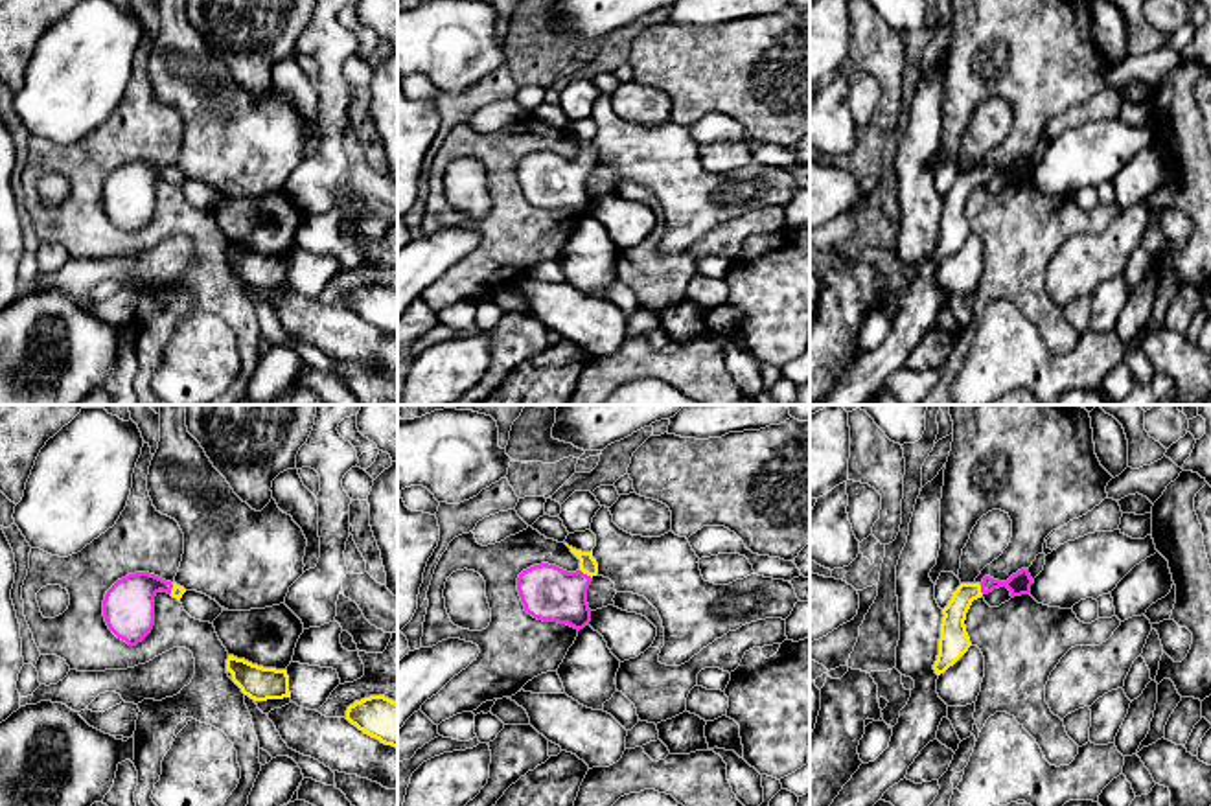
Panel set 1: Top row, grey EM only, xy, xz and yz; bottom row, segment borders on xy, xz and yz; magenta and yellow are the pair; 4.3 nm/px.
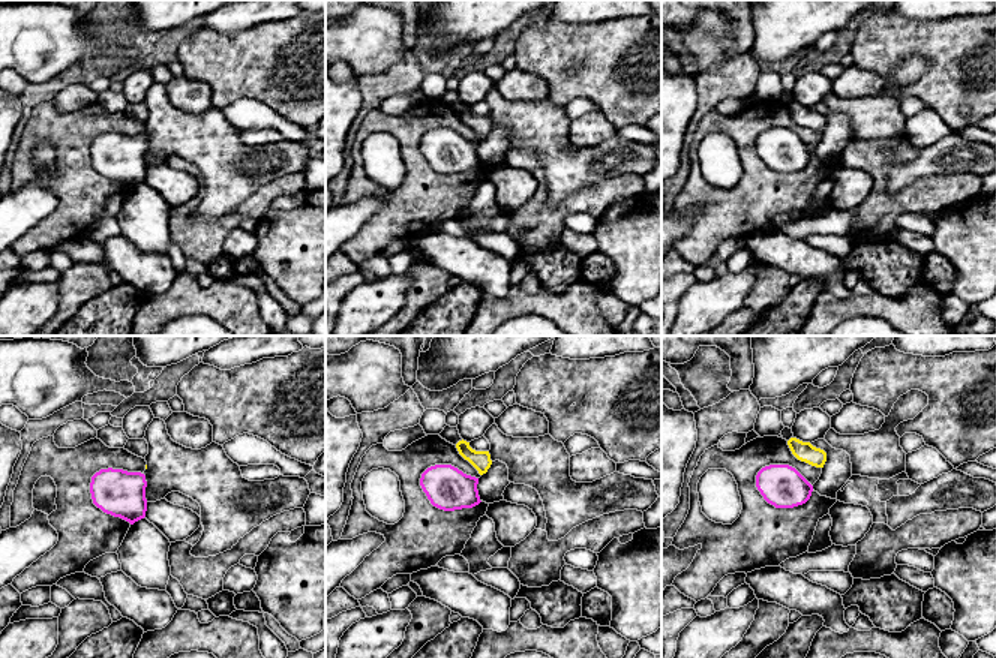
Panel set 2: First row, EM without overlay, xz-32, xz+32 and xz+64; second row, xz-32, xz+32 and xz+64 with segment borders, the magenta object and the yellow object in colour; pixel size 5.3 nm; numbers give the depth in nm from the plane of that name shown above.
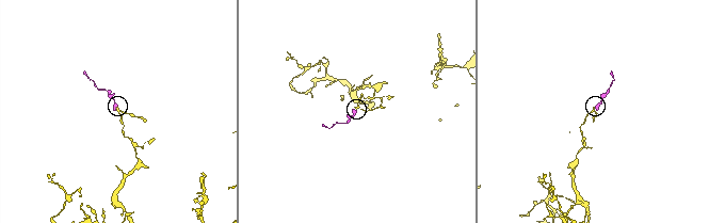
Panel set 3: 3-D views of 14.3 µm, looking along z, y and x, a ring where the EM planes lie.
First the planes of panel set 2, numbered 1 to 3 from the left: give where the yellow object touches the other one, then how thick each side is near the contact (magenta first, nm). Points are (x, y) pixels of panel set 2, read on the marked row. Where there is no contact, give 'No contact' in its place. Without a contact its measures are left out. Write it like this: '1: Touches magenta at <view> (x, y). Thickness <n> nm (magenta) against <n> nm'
1: No contact
2: No contact
3: No contact

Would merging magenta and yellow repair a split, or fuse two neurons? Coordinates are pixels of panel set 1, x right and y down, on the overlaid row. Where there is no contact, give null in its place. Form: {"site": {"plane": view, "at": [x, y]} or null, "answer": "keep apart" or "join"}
{"site": {"plane": "xz", "at": [586, 575]}, "answer": "join"}

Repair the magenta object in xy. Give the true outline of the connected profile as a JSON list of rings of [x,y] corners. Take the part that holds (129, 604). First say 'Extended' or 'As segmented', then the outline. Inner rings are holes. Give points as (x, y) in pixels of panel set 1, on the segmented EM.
Extended. [[[149,572],[118,580],[105,594],[103,616],[109,629],[129,646],[142,642],[155,626],[155,596],[167,593],[180,600],[184,587]]]

